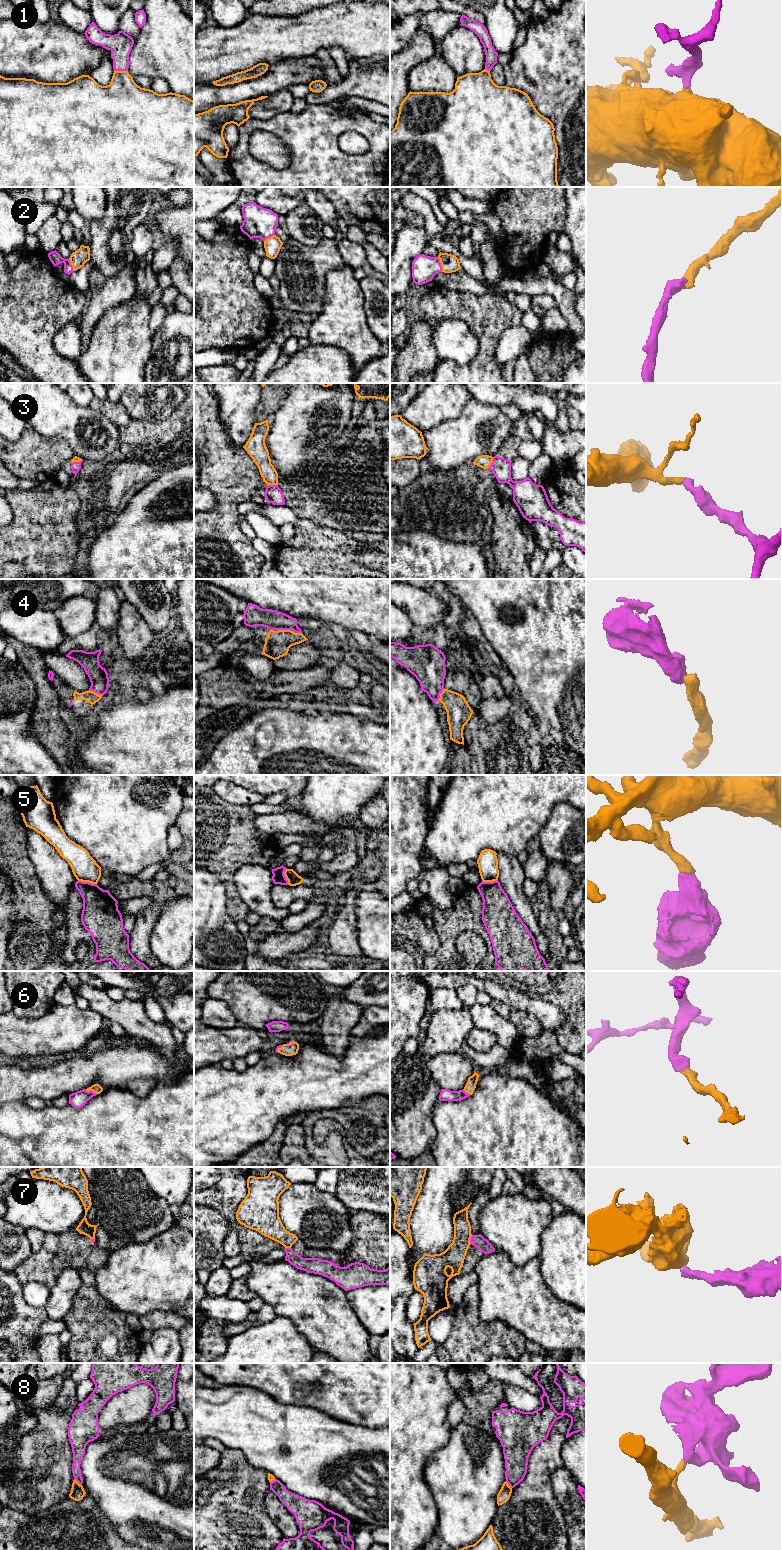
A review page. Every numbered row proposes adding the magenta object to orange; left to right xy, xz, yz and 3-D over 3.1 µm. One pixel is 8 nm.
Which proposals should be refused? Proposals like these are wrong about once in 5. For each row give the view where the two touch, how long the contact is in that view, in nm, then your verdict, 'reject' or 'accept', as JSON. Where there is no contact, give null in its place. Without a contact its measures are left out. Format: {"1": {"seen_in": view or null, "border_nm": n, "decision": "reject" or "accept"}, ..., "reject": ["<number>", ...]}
{"1": {"seen_in": "xy", "border_nm": 110, "decision": "accept"}, "2": {"seen_in": "yz", "border_nm": 130, "decision": "accept"}, "3": {"seen_in": "xz", "border_nm": 90, "decision": "accept"}, "4": {"seen_in": "xz", "border_nm": 200, "decision": "accept"}, "5": {"seen_in": "xy", "border_nm": 160, "decision": "reject"}, "6": {"seen_in": "xy", "border_nm": 100, "decision": "accept"}, "7": {"seen_in": "yz", "border_nm": 70, "decision": "reject"}, "8": {"seen_in": "xy", "border_nm": 80, "decision": "reject"}, "reject": ["5", "7", "8"]}

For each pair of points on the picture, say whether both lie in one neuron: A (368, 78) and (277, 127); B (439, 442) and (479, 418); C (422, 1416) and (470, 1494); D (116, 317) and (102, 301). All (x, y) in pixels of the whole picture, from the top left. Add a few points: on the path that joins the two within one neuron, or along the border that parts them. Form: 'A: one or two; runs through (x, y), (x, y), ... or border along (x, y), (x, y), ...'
A: two; border along (329, 103), (308, 105)
B: one; runs through (449, 442), (455, 442), (469, 428)
C: two; border along (452, 1428), (449, 1440), (438, 1448), (425, 1464)
D: two; border along (131, 299), (111, 306), (94, 326)

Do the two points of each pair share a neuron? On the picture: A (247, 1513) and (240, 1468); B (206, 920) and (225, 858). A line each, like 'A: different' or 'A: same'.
A: same
B: different

